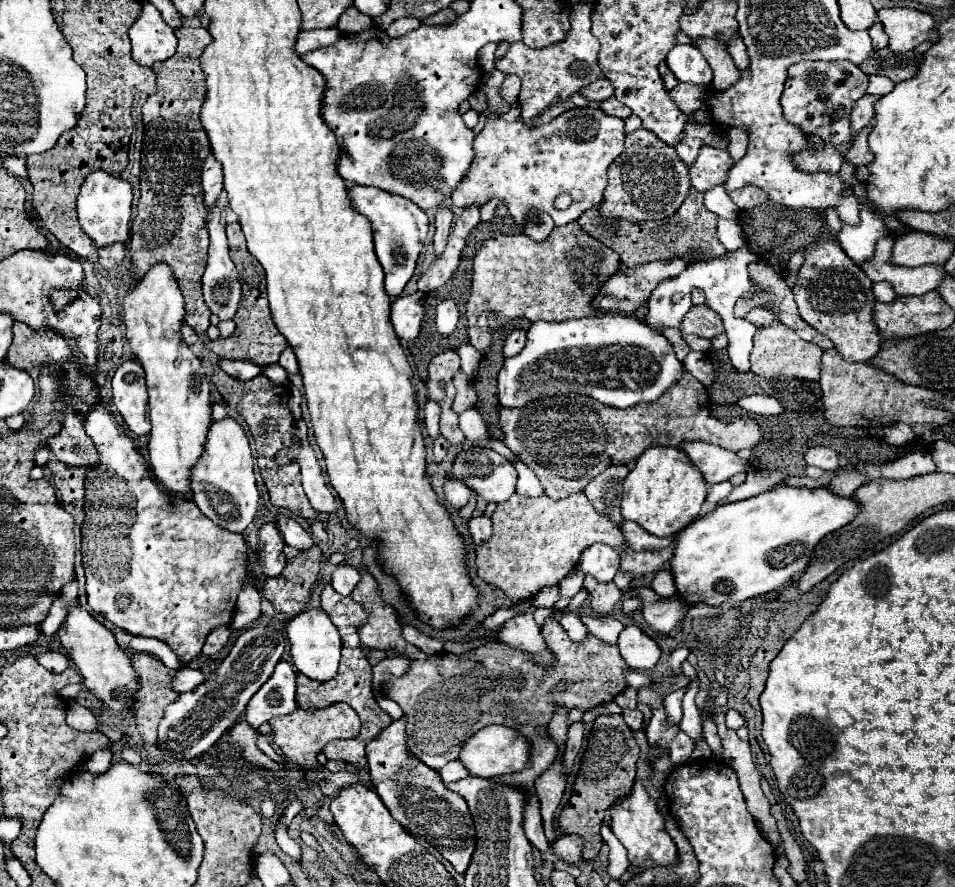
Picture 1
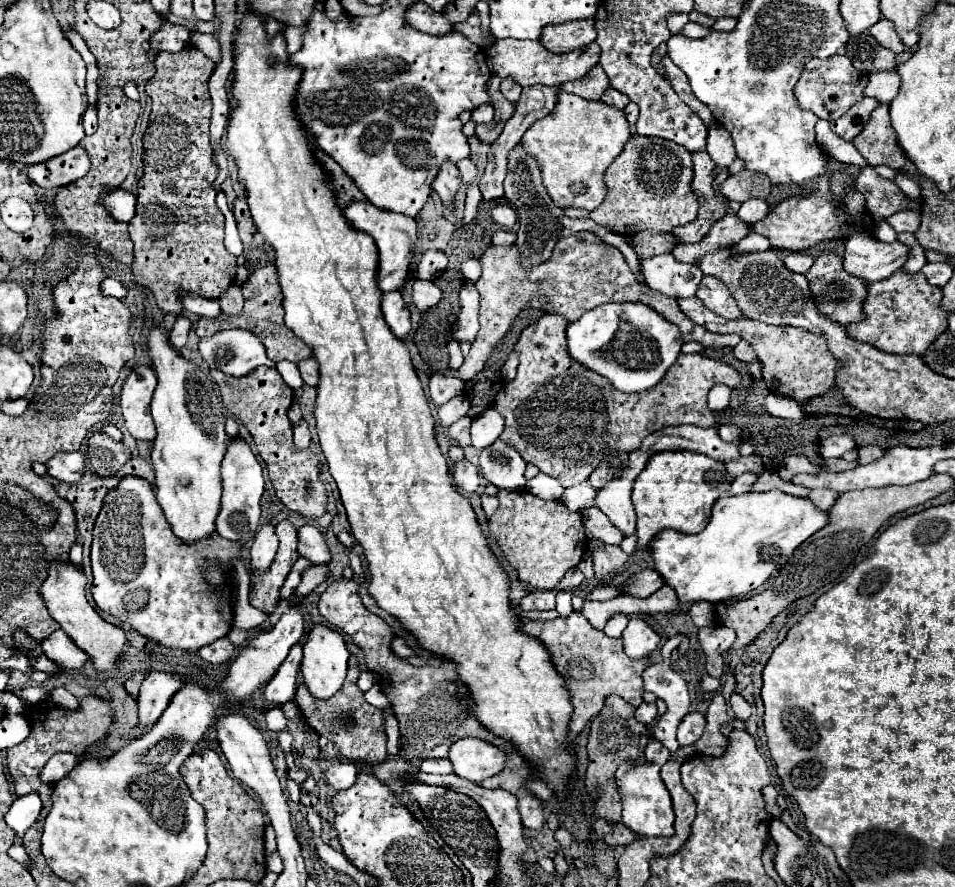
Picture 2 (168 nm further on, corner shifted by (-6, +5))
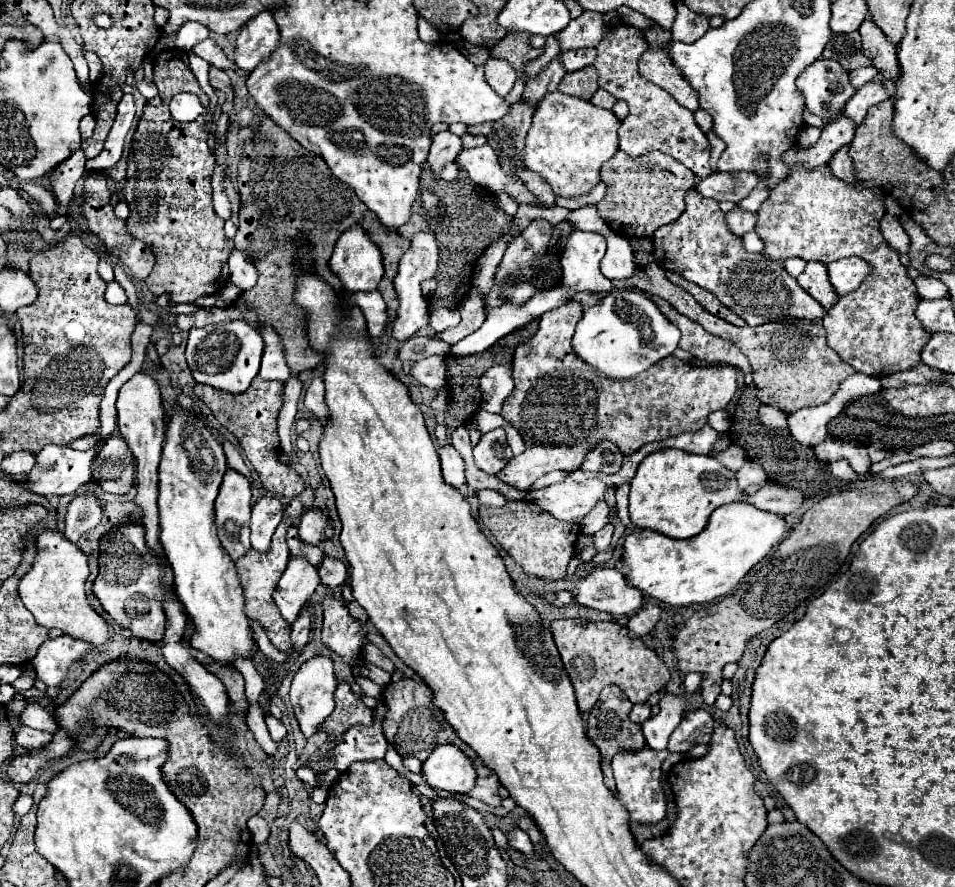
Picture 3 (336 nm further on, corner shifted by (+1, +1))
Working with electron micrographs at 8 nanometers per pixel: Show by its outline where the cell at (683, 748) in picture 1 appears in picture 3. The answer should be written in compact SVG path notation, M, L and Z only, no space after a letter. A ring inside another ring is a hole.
M689 709L685 711L681 723L673 731L669 739L669 751L687 753L695 745L709 745L715 729L715 721L705 709Z

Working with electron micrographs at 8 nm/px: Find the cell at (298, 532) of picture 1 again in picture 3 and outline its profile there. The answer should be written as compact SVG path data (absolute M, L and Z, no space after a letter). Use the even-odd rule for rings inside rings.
M325 557L321 567L319 567L319 577L321 577L321 585L325 585L327 589L337 589L341 585L345 585L347 581L347 567L333 559L333 557Z

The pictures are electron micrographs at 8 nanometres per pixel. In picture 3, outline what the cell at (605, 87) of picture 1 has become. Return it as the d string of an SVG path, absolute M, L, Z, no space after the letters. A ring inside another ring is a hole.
M585 67L581 71L571 71L565 73L565 77L559 81L557 91L565 93L565 95L575 95L579 99L591 99L591 95L599 89L597 85L597 71L595 67Z

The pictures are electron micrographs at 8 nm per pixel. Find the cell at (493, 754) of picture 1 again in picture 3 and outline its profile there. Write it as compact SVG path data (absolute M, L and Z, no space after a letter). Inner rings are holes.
M453 745L437 747L421 769L423 779L433 789L445 789L451 793L469 793L475 785L475 769L471 759Z

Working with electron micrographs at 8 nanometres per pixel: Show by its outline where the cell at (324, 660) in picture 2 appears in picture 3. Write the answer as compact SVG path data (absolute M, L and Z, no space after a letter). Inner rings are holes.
M313 657L309 659L293 677L291 683L291 705L293 705L293 713L295 719L299 723L299 729L305 737L311 737L319 731L321 723L333 713L335 705L333 705L333 691L337 687L337 679L333 673L333 663L327 657Z

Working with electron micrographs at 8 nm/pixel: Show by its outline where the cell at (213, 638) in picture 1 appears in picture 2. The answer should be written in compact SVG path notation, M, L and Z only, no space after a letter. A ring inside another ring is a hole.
M222 637L206 647L202 647L198 653L202 655L202 659L206 659L208 663L224 663L230 661L230 657L234 655L234 643L228 637Z

